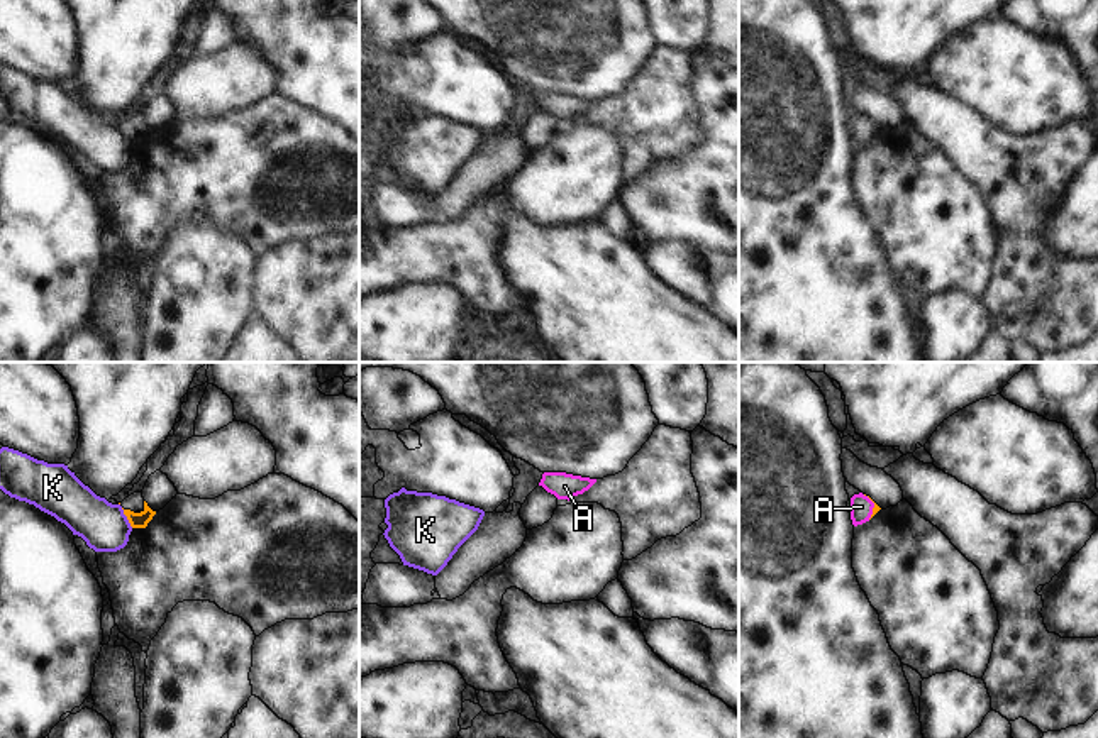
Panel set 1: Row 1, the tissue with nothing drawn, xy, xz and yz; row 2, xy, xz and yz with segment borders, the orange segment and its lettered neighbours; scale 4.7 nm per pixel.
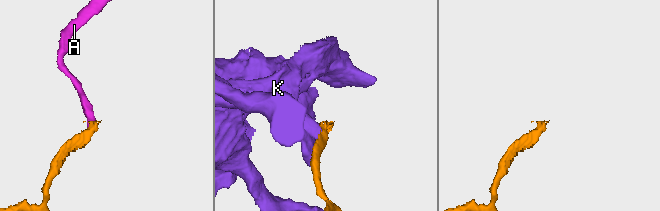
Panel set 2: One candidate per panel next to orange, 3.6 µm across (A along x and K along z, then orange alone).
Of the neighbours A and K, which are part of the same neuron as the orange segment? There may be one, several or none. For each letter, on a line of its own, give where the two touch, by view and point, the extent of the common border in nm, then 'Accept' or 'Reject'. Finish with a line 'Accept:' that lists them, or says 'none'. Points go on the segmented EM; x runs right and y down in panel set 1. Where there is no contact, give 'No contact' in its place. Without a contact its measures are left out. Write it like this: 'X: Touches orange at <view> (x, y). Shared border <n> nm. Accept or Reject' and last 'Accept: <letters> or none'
A: Touches orange at yz (875, 506). Shared border 120 nm. Accept
K: Touches orange at xy (127, 518). Shared border 110 nm. Reject
Accept: A.

